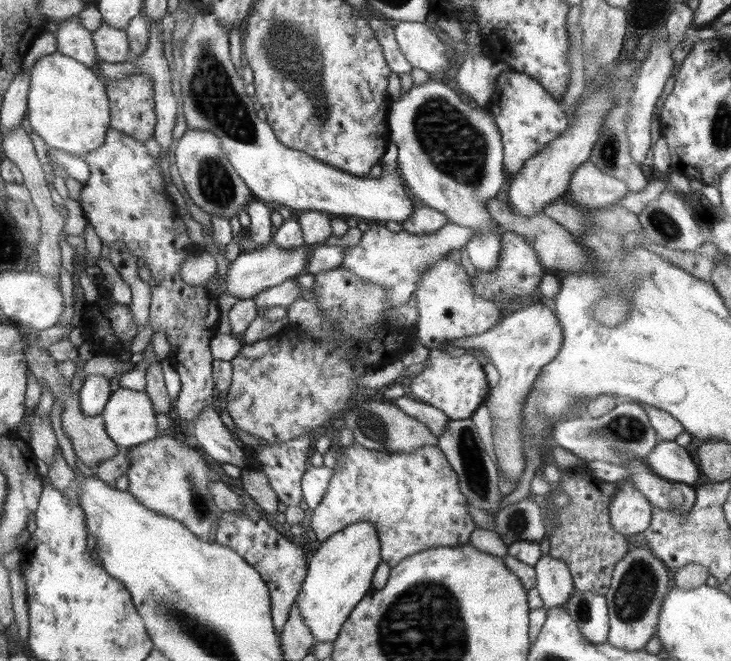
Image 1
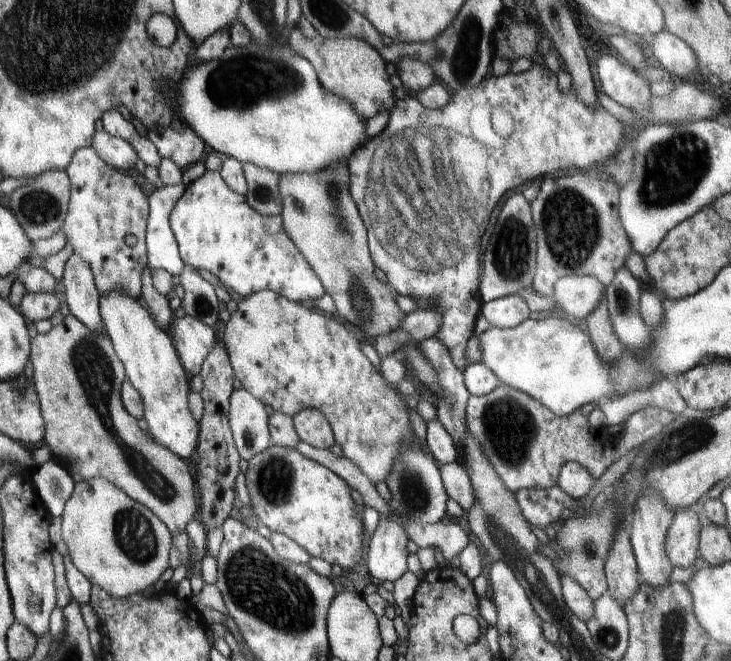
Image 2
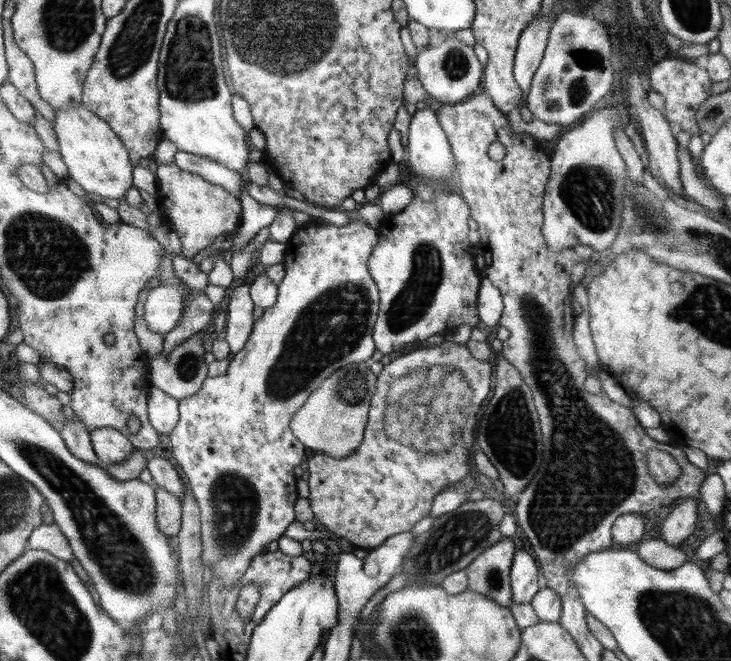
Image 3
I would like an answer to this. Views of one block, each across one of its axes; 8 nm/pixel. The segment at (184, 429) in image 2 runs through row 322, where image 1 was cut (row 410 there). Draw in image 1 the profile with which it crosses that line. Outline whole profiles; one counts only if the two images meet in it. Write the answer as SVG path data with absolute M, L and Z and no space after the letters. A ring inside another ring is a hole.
M120 388L112 393L101 412L108 436L126 448L158 437L157 412L145 392Z

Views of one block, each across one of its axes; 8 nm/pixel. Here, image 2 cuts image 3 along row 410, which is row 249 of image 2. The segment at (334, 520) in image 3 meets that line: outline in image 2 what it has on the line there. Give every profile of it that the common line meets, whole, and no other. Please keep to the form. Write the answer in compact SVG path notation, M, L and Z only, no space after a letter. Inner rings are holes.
M533 63L532 68L520 74L506 73L503 76L492 75L484 78L480 84L470 90L459 90L453 93L450 102L444 108L427 109L417 98L406 96L397 100L390 114L390 121L384 131L377 137L366 138L363 146L358 149L348 160L348 188L350 196L359 208L360 218L367 228L367 243L369 253L376 268L380 268L386 275L388 287L398 295L413 298L435 298L436 308L441 312L441 327L435 335L443 345L448 348L454 364L463 371L466 368L465 350L466 342L473 335L475 322L480 315L482 302L477 294L477 284L480 274L480 239L488 226L488 214L492 214L492 208L500 202L504 192L518 190L524 182L536 180L536 178L547 178L548 176L568 175L569 171L590 171L591 169L615 166L613 157L616 157L622 147L622 126L624 121L617 119L613 113L608 112L601 104L599 107L587 107L573 92L563 93L559 89L557 75L546 70L542 66ZM493 108L503 108L515 122L515 129L508 139L500 138L494 132L491 114Z

